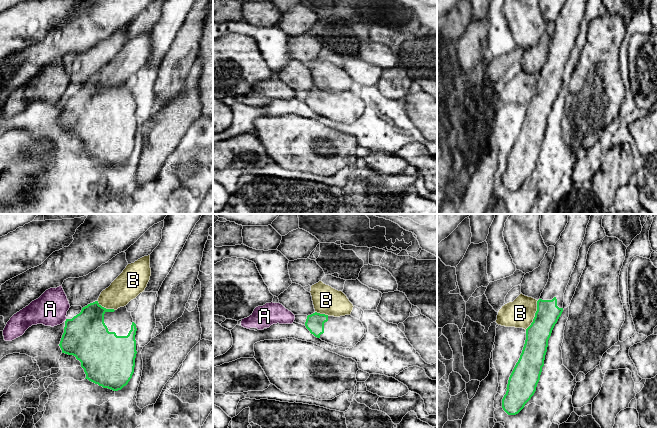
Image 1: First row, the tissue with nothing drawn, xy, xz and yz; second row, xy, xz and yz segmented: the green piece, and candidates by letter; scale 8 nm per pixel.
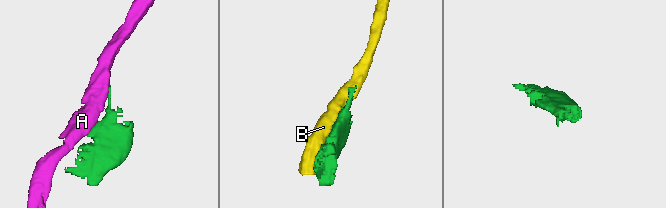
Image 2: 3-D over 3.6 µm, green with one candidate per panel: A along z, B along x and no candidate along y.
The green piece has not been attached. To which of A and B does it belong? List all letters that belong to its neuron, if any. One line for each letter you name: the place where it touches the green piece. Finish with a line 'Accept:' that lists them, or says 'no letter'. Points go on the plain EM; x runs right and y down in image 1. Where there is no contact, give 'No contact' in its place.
Accept: no letter

